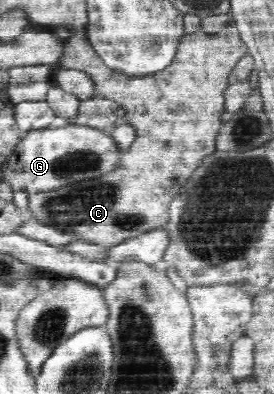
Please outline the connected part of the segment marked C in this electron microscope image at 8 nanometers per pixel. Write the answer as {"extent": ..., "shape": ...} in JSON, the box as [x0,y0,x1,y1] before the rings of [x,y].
{"extent":[28,18,249,247],"shape":[[[232,18],[224,30],[208,35],[202,30],[187,33],[178,46],[175,62],[169,70],[153,77],[131,78],[121,73],[114,73],[105,68],[101,59],[90,48],[85,34],[70,35],[68,53],[59,66],[67,70],[83,70],[91,74],[96,82],[97,94],[111,98],[126,109],[128,122],[136,128],[136,139],[125,150],[120,165],[99,178],[69,183],[53,190],[33,192],[29,194],[28,206],[41,222],[49,222],[57,229],[81,232],[85,241],[96,243],[101,247],[117,245],[119,242],[151,230],[162,228],[169,218],[171,200],[182,192],[181,186],[191,176],[191,172],[201,164],[205,156],[215,152],[215,140],[223,124],[223,114],[227,112],[225,91],[230,85],[235,65],[249,54],[246,44]]]}

